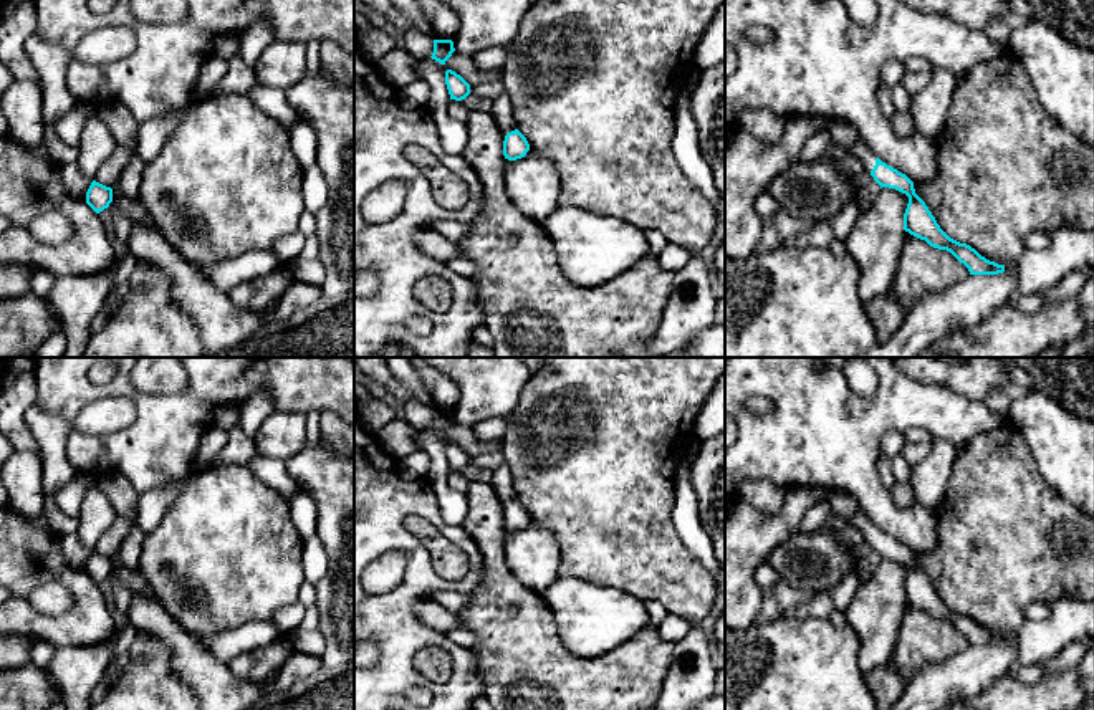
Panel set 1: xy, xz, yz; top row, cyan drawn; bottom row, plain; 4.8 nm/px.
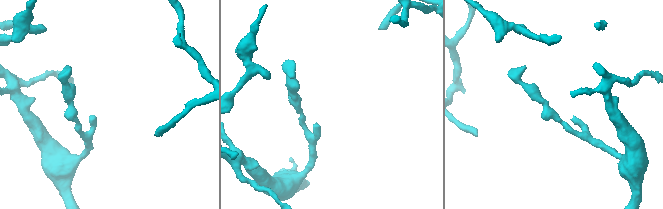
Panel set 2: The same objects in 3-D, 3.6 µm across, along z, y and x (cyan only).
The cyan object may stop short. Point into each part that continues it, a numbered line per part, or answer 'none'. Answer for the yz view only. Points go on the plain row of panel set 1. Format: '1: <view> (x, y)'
1: yz (841, 502)

